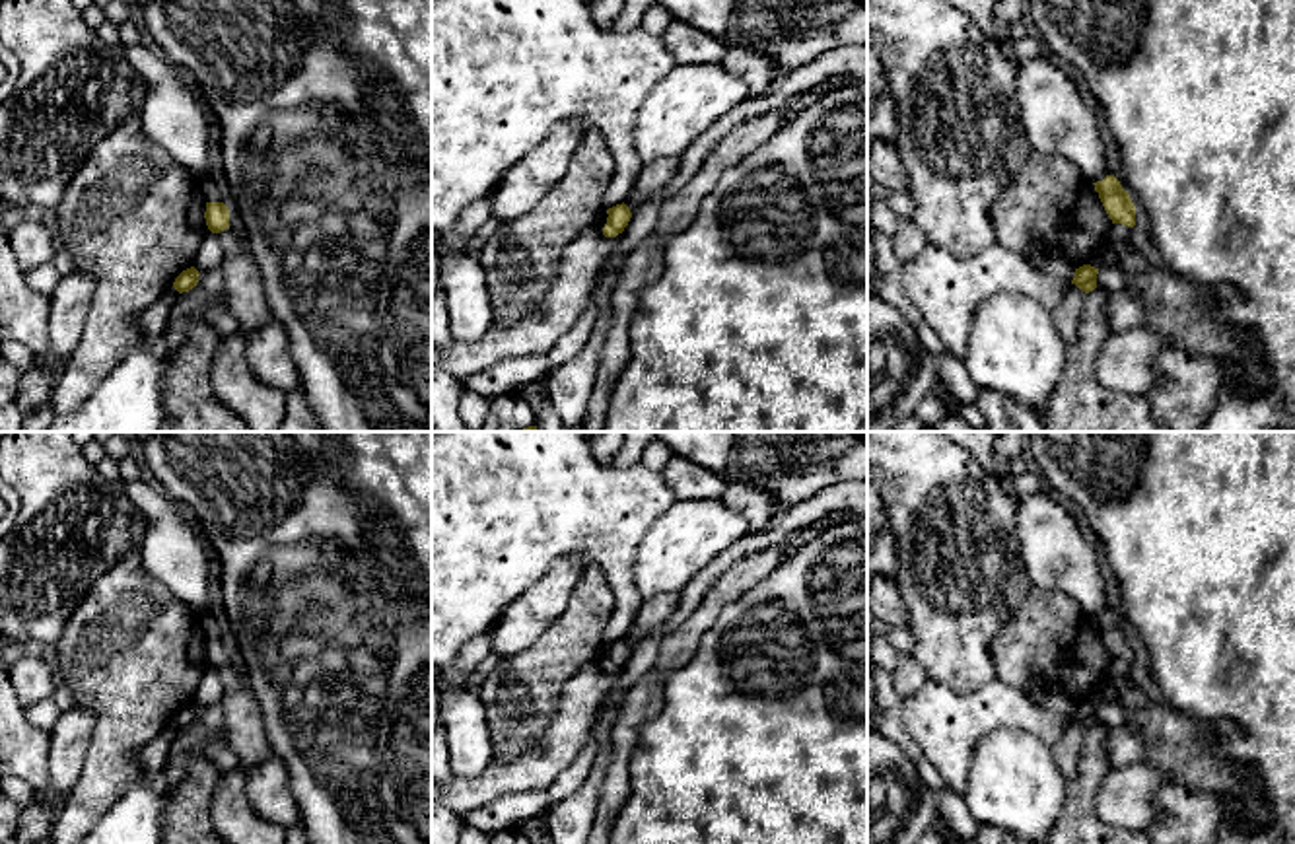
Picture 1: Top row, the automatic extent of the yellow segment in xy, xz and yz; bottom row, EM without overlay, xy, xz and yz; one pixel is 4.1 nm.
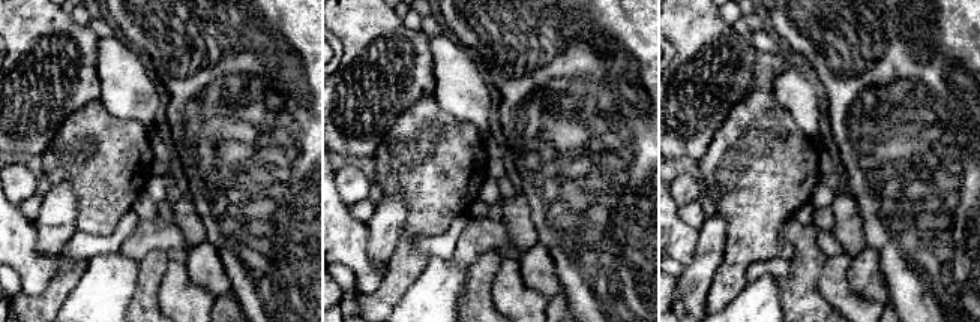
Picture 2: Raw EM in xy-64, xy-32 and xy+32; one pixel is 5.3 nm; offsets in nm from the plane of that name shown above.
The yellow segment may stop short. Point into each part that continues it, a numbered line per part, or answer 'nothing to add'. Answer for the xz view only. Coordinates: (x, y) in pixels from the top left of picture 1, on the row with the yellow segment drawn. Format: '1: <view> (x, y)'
nothing to add

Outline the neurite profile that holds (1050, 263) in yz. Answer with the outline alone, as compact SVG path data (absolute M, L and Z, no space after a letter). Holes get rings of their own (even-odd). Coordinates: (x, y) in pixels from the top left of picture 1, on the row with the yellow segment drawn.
M1038 251L1036 257L1040 261L1040 272L1068 282L1073 280L1075 268L1069 266L1056 251Z

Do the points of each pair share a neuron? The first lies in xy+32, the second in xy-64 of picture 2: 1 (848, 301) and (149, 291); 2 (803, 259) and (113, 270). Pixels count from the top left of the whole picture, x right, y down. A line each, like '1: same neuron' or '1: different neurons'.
1: different neurons
2: different neurons

